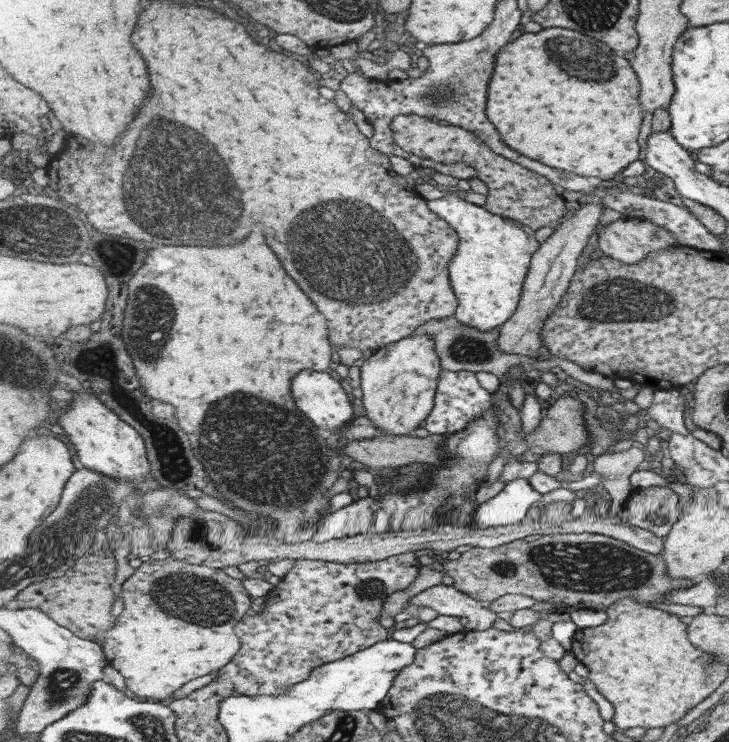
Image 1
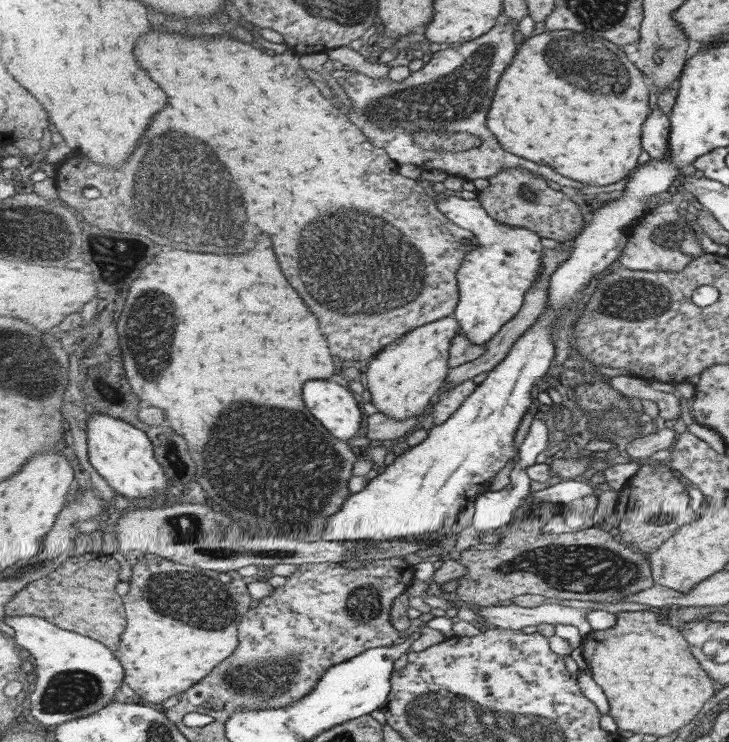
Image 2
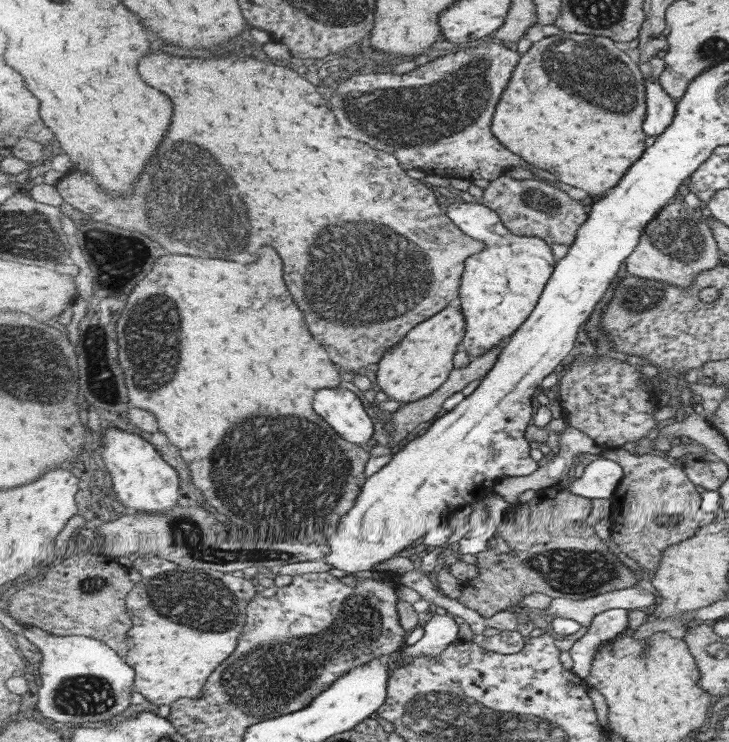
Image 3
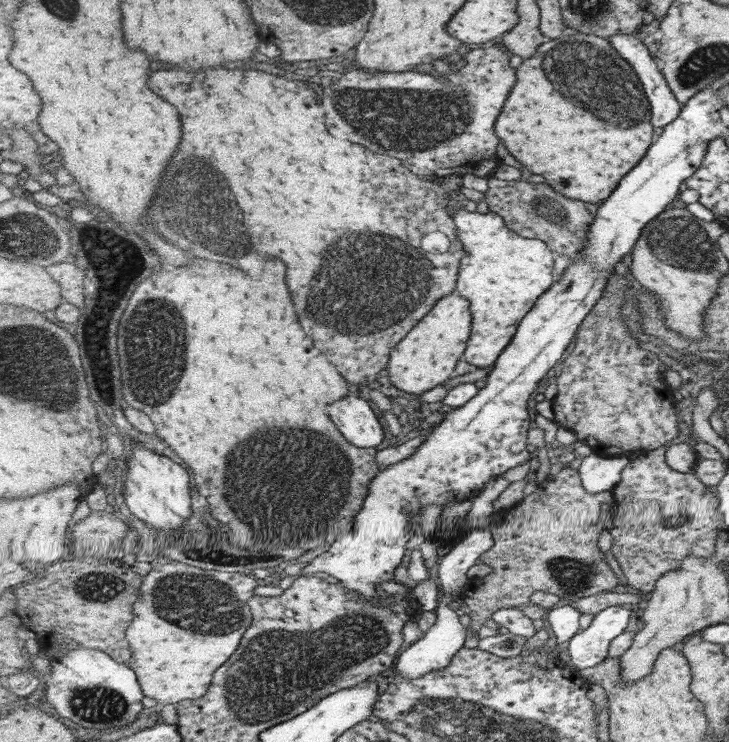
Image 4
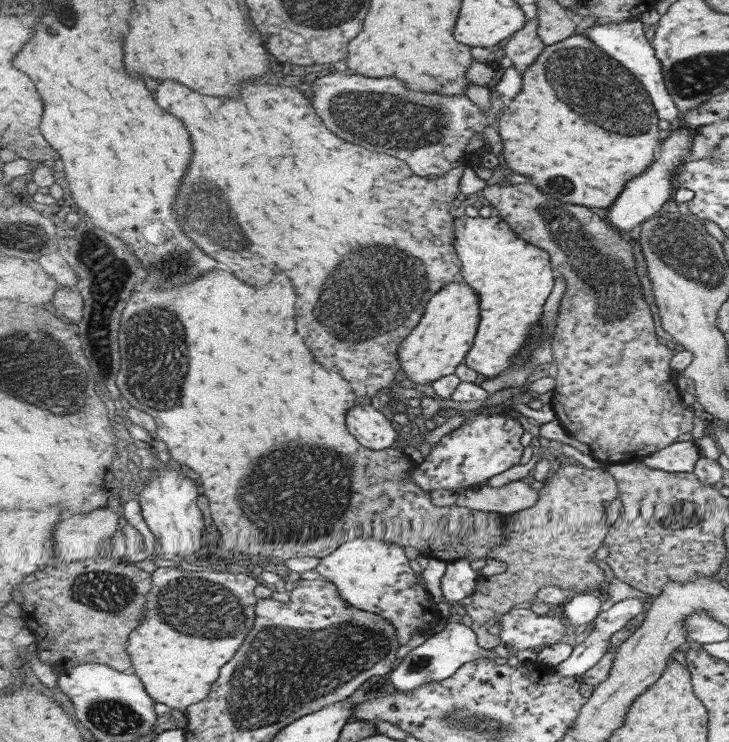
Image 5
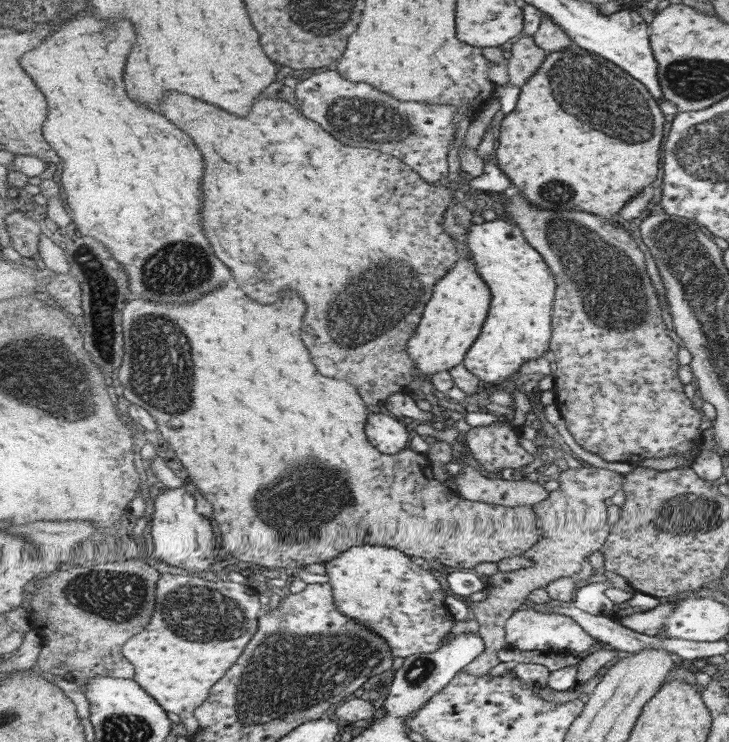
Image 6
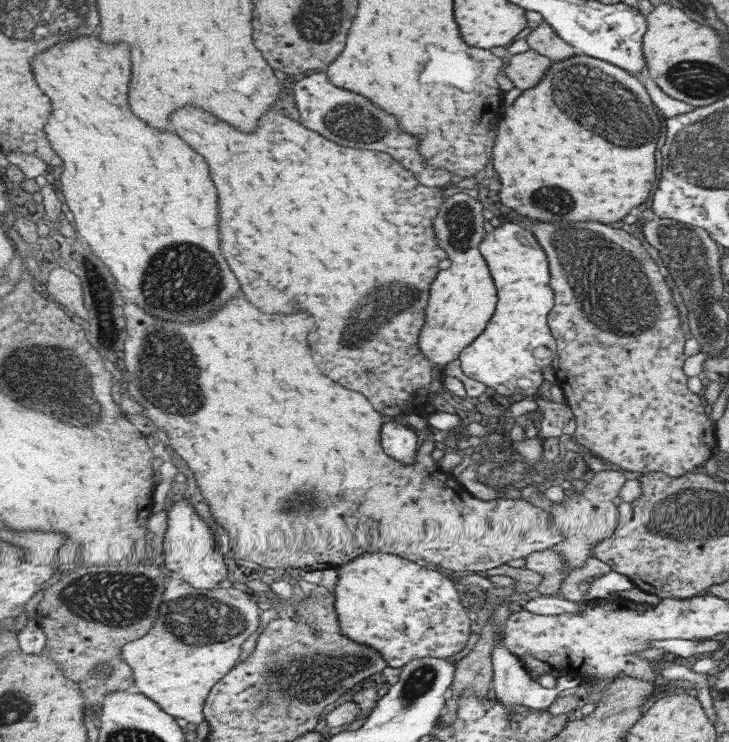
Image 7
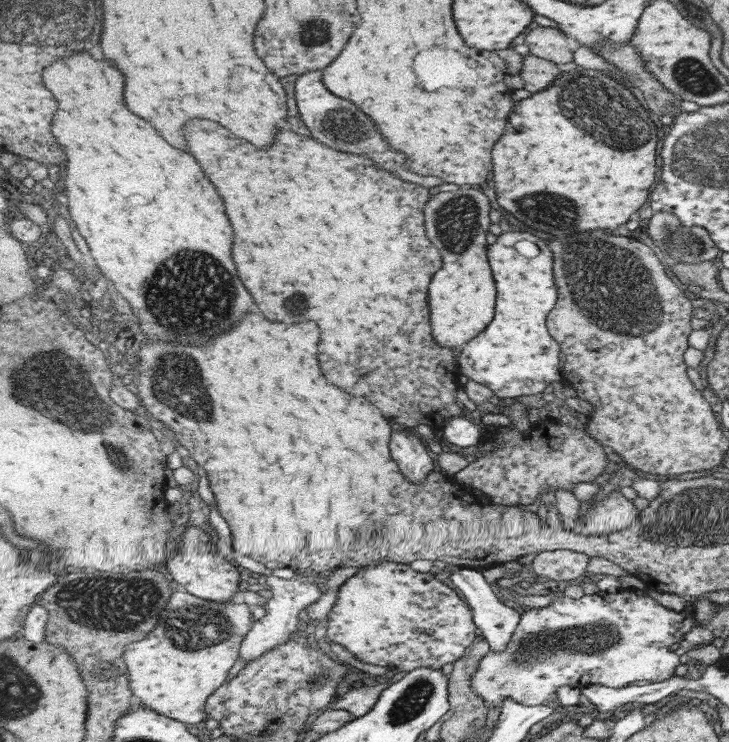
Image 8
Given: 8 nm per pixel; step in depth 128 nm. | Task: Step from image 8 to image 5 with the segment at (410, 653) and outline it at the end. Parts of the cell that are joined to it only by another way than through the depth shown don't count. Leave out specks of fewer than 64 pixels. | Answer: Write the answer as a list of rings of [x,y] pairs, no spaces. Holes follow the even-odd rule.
[[[369,537],[347,540],[335,552],[320,558],[315,570],[337,586],[339,594],[348,604],[393,622],[398,629],[401,646],[410,644],[419,632],[433,632],[433,628],[441,622],[426,583],[411,568],[403,546],[394,541]]]

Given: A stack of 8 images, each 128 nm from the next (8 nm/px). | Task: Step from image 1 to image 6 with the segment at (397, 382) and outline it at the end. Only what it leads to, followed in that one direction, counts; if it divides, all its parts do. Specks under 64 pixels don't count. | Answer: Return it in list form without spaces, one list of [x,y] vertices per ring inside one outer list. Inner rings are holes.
[[[459,198],[459,203],[453,203],[446,212],[446,230],[455,238],[460,252],[463,255],[457,265],[451,269],[435,285],[431,303],[427,304],[426,312],[422,317],[419,332],[409,342],[409,353],[418,366],[419,372],[427,379],[435,372],[450,372],[451,368],[464,363],[467,351],[474,346],[491,311],[493,293],[487,281],[483,279],[477,263],[473,261],[467,234],[473,226],[473,207],[470,199]]]

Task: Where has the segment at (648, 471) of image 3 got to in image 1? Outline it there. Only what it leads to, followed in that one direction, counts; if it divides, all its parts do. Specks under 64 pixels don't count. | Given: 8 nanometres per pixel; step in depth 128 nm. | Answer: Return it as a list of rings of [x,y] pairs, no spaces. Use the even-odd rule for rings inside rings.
[[[666,486],[636,489],[622,514],[625,521],[666,537],[683,516],[683,496]]]

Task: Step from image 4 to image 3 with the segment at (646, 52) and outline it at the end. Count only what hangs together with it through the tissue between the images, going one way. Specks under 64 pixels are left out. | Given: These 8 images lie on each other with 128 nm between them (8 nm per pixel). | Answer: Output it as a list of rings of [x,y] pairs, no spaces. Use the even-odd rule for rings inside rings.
[[[651,73],[647,74],[647,105],[648,113],[643,128],[646,129],[647,136],[658,137],[674,122],[678,104],[667,93],[667,89],[660,82],[651,81]]]

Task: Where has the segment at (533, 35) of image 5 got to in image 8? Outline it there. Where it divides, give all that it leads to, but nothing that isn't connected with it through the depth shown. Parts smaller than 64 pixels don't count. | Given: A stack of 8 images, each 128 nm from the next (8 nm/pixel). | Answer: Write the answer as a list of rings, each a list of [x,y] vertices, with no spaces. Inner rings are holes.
[[[530,54],[523,57],[520,76],[524,80],[526,90],[537,93],[551,87],[555,80],[561,76],[561,68],[551,60]]]

